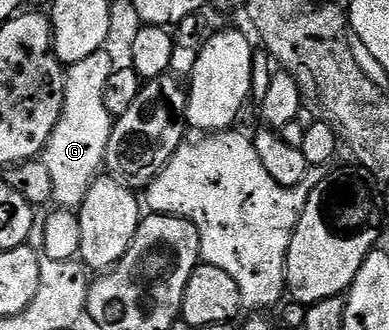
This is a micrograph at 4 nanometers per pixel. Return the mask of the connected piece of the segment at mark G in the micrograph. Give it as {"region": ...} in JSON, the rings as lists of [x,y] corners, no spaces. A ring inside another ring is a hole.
{"region":[[[109,49],[92,52],[92,56],[72,64],[66,70],[64,84],[64,108],[48,144],[43,148],[40,161],[52,175],[52,202],[55,207],[77,211],[88,188],[95,178],[103,173],[106,165],[108,136],[112,136],[115,119],[111,118],[108,108],[104,108],[104,84],[116,68],[110,59]]]}

